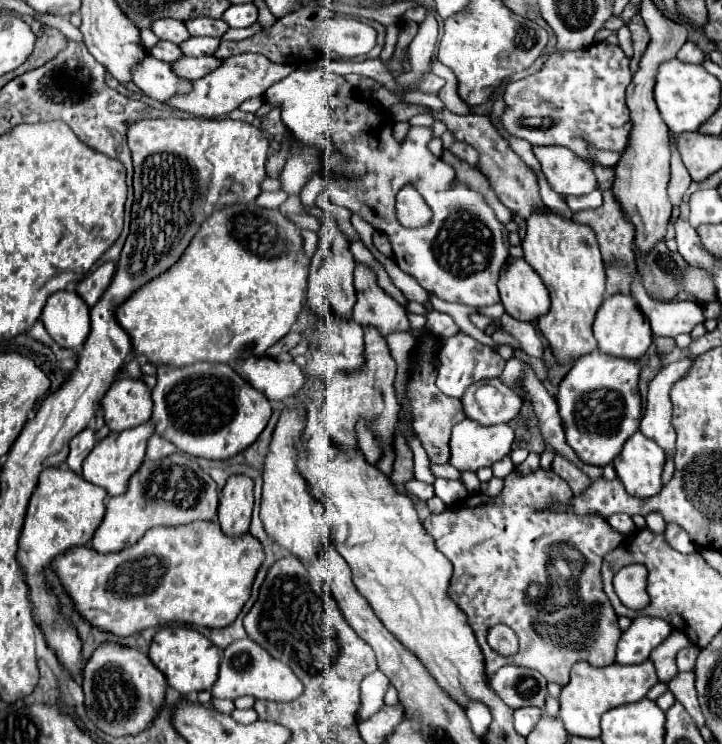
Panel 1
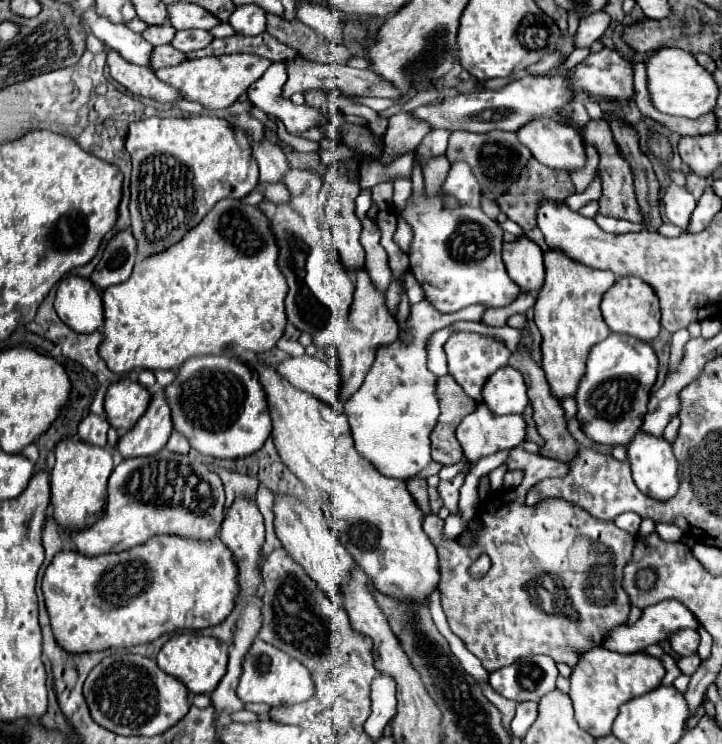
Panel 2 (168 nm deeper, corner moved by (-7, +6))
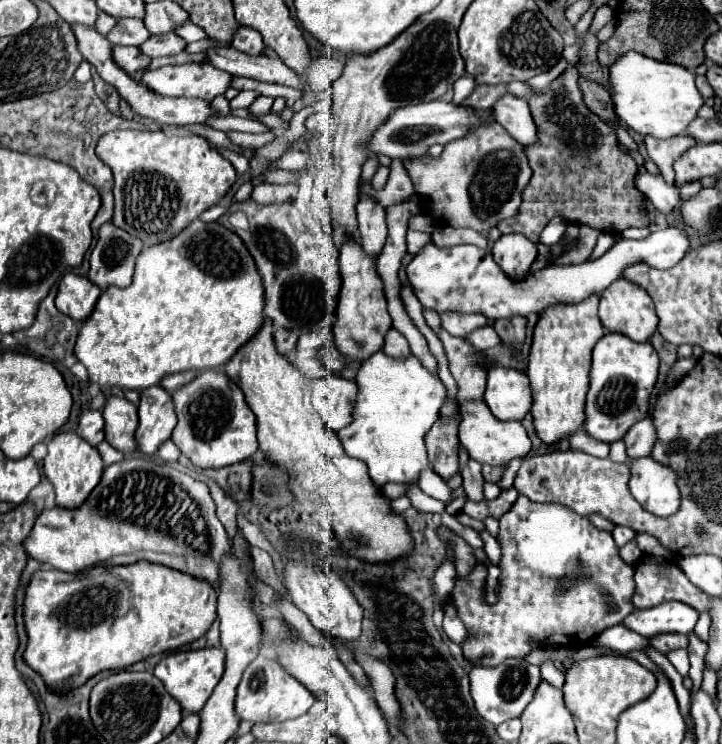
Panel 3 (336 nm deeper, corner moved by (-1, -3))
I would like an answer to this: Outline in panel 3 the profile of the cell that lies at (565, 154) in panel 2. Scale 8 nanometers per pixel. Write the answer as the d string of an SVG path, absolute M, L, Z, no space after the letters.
M503 95L499 101L495 101L491 113L493 119L503 125L521 147L529 147L537 141L537 127L525 99L515 95Z

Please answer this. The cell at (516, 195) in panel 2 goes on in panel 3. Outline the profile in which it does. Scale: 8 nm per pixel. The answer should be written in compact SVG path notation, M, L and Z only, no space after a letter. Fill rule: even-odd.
M569 65L549 85L549 89L529 99L531 115L539 131L539 143L525 149L533 177L523 191L519 213L511 219L499 221L497 229L501 233L521 233L537 243L539 233L553 217L563 217L577 225L589 221L589 227L605 233L619 233L627 227L649 225L647 213L641 209L641 205L647 205L647 199L631 181L637 165L629 155L619 151L613 129L607 127L595 113L587 111L577 79L577 67ZM601 169L605 173L605 181L601 181Z

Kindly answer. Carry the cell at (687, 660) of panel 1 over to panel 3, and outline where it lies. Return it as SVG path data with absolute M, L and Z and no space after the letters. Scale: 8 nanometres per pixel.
M655 635L651 639L651 647L655 647L661 653L669 653L673 649L687 649L689 639L685 635Z

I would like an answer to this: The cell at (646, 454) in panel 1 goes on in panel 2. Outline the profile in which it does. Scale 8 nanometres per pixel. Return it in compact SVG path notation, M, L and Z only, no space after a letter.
M641 430L627 446L627 456L633 480L643 494L655 500L667 500L677 492L677 460L665 438L657 438Z

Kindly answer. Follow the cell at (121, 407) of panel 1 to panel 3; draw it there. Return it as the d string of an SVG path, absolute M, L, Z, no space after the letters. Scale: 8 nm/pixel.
M109 397L103 407L105 419L105 441L121 453L137 451L135 427L137 427L137 405L125 397Z

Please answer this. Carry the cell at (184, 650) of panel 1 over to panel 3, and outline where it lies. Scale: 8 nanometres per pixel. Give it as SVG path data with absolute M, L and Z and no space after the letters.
M197 649L197 651L177 651L163 657L155 667L155 677L163 681L171 697L181 705L183 713L201 713L207 699L211 697L215 685L225 671L225 651L217 649Z

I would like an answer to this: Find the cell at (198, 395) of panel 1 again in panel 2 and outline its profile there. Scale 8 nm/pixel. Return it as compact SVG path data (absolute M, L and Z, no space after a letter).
M205 356L189 358L177 370L177 378L165 386L173 430L183 434L191 448L213 458L245 458L257 452L271 434L269 406L255 368L239 358Z

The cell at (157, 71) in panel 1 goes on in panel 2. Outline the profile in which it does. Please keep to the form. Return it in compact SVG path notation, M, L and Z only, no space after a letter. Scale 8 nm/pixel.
M93 6L83 14L85 22L91 26L91 32L109 44L113 50L121 54L127 62L133 62L137 66L149 66L149 54L153 54L153 46L145 42L145 38L125 26L113 24L107 18L97 18Z

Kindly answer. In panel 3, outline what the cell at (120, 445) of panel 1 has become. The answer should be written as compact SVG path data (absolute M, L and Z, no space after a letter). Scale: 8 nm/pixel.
M161 385L147 387L141 391L139 401L139 427L137 427L137 445L145 455L153 455L161 443L165 443L177 425L177 415L173 407L171 393Z

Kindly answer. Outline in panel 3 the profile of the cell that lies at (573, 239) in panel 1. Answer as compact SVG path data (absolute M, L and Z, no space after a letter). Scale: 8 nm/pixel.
M591 295L579 305L553 305L545 309L533 331L527 377L533 389L533 427L545 445L571 437L585 423L585 395L589 391L591 349L605 335L597 317L599 297Z

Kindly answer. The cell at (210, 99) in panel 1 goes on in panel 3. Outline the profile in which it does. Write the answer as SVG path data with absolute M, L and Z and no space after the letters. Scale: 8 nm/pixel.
M175 65L147 71L141 79L141 85L149 91L163 97L197 97L211 101L215 95L227 91L231 75L215 69L213 65Z

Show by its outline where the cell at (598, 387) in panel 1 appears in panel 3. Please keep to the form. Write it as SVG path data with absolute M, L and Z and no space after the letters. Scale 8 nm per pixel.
M605 333L593 347L591 389L587 393L587 419L583 425L587 433L605 443L623 439L631 425L649 415L649 395L657 383L657 375L659 357L649 341L635 343L623 333Z

